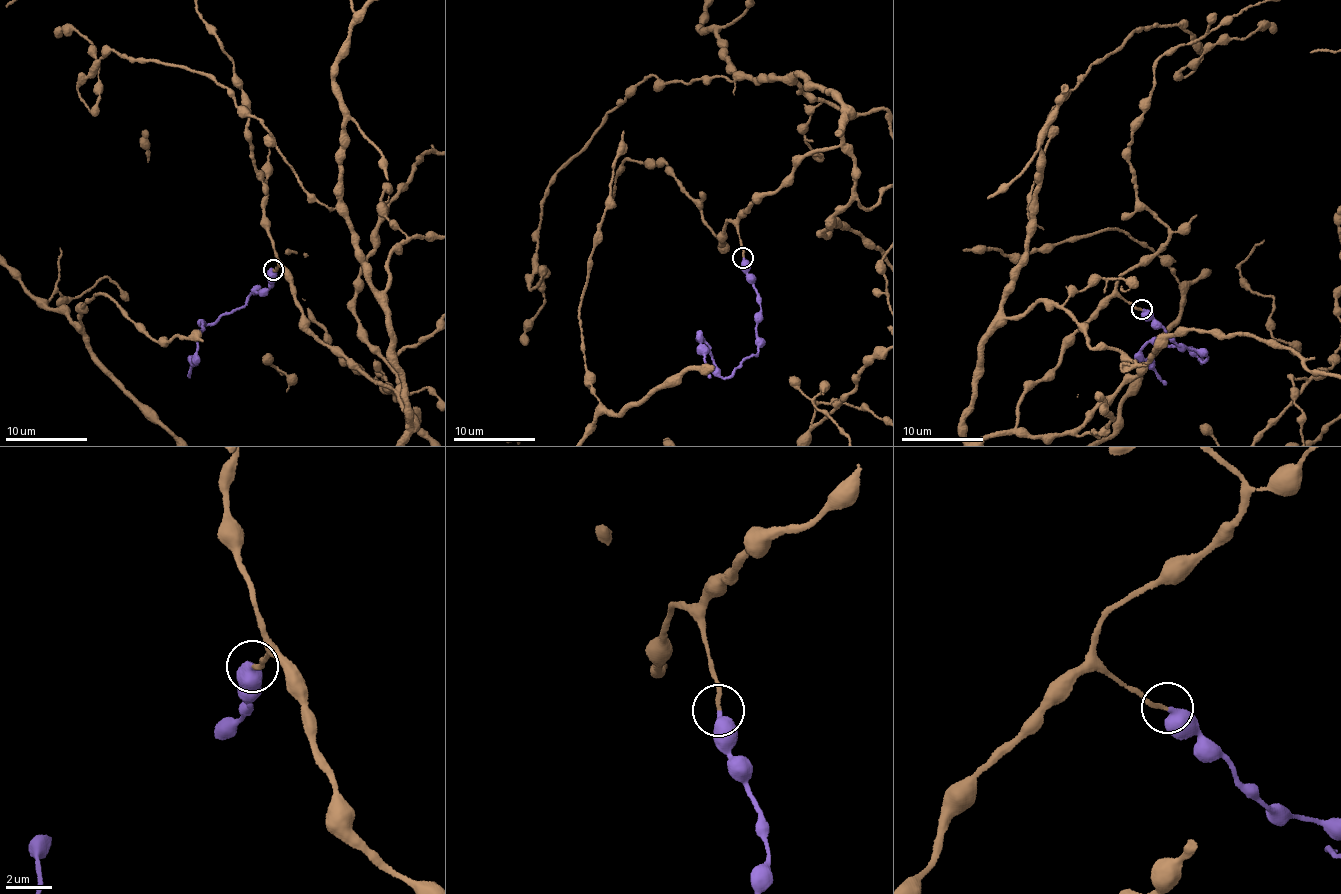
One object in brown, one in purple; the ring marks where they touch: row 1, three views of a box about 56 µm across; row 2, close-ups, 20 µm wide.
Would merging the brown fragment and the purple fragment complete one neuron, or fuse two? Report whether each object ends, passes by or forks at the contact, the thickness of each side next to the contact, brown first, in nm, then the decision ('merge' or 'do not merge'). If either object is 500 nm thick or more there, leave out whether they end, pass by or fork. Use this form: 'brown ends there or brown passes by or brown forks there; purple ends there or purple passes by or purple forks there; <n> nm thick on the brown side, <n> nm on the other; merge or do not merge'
brown ends there; purple ends there; 170 nm thick on the brown side, 440 nm on the other; merge

